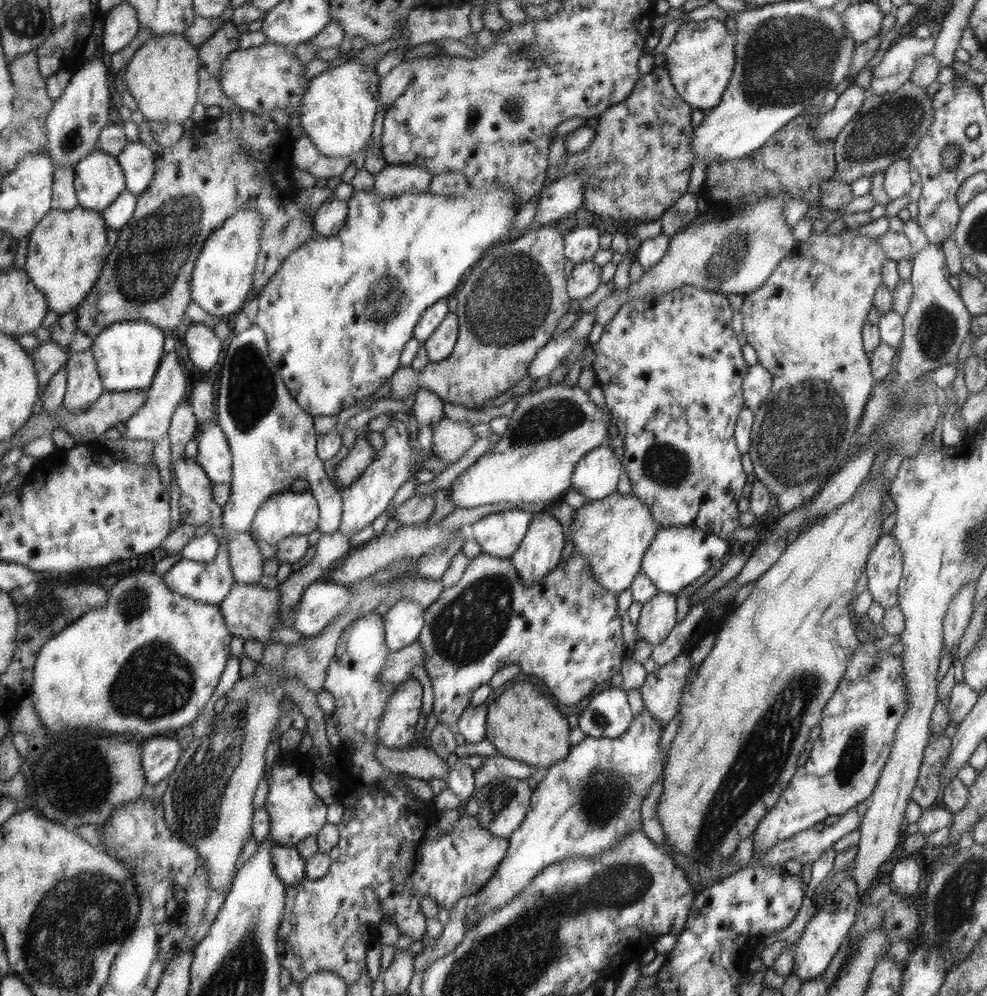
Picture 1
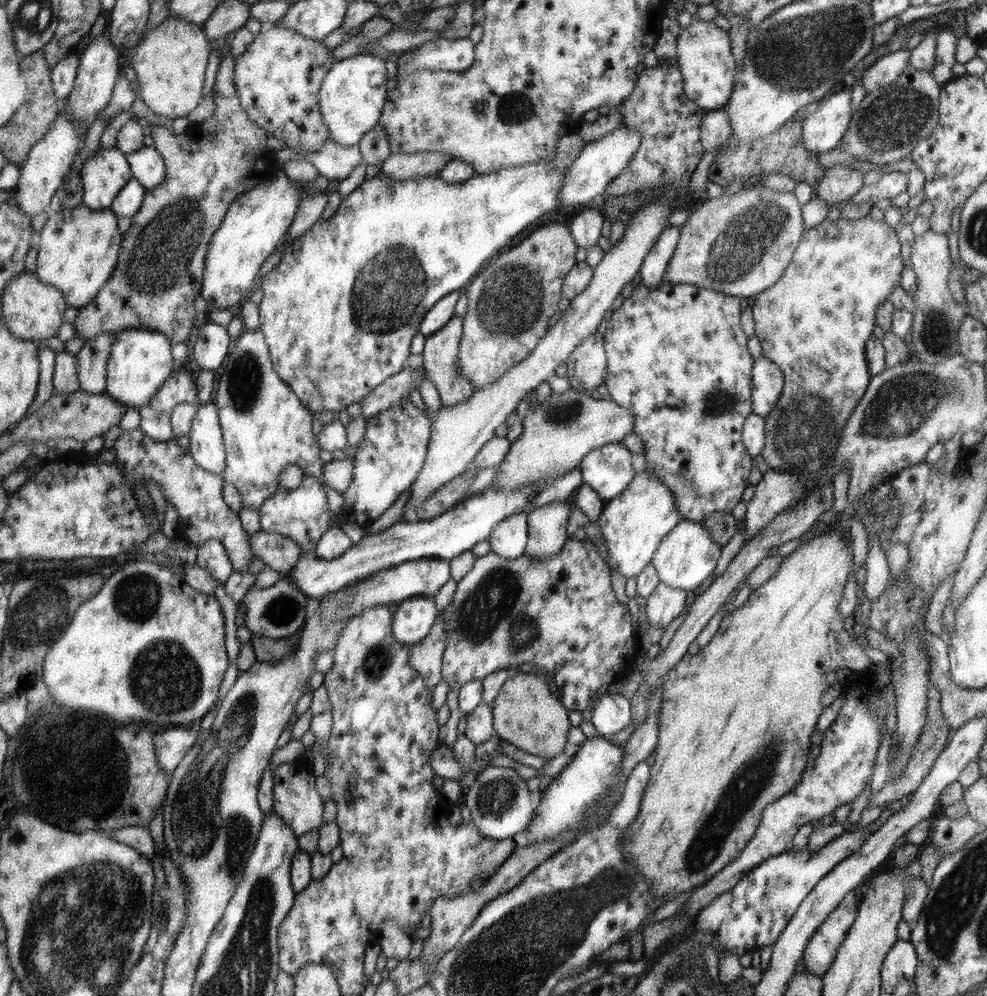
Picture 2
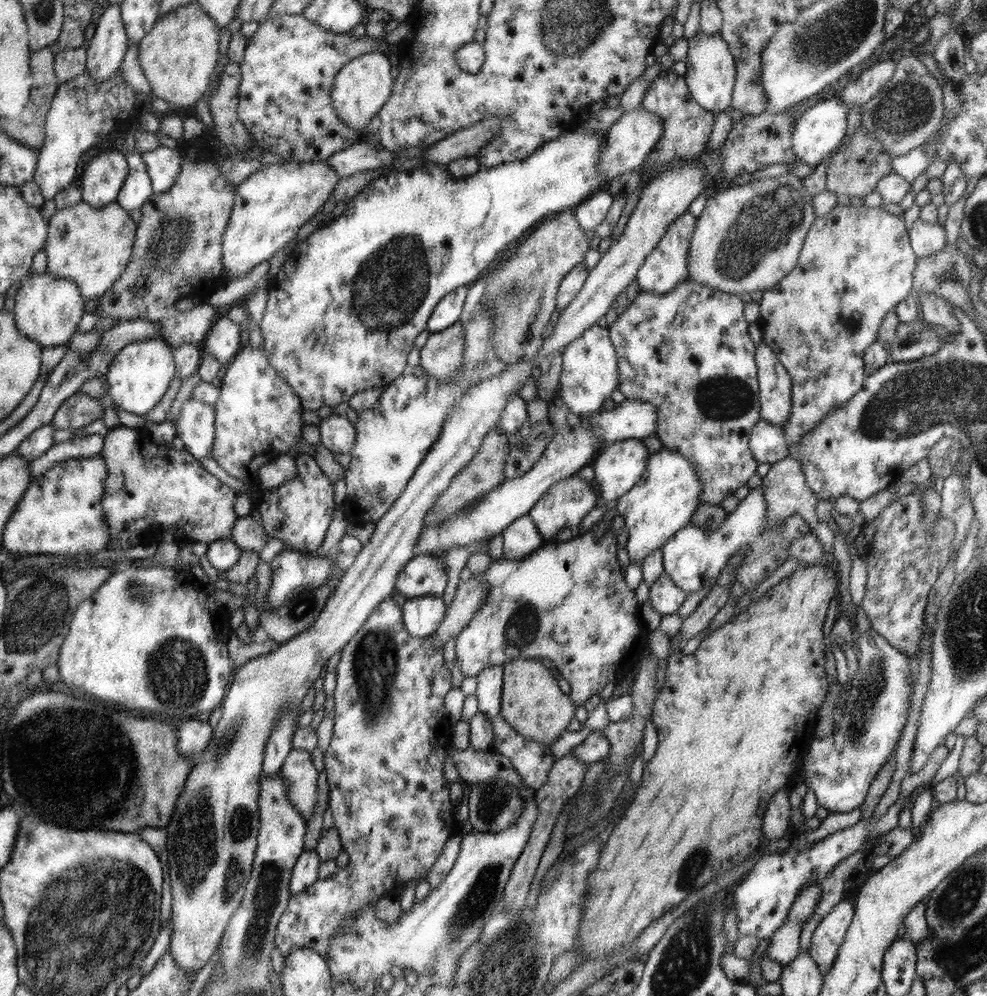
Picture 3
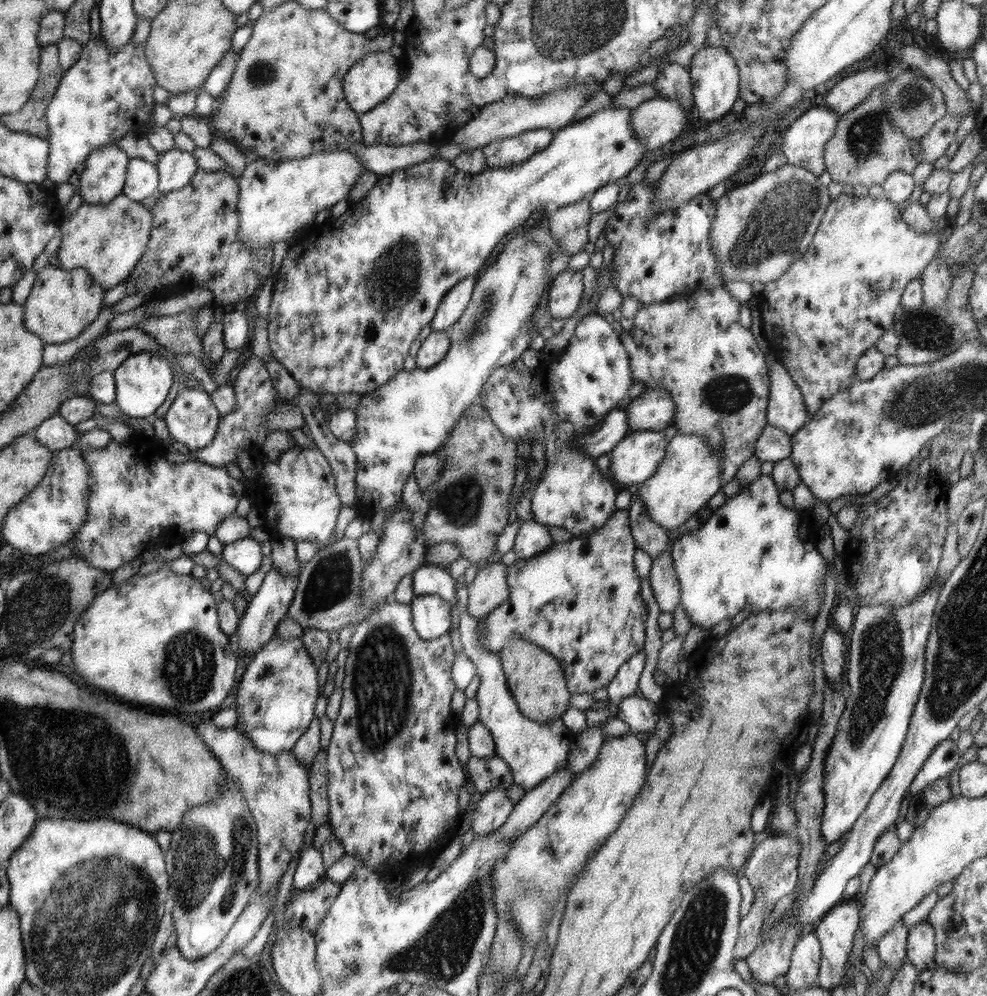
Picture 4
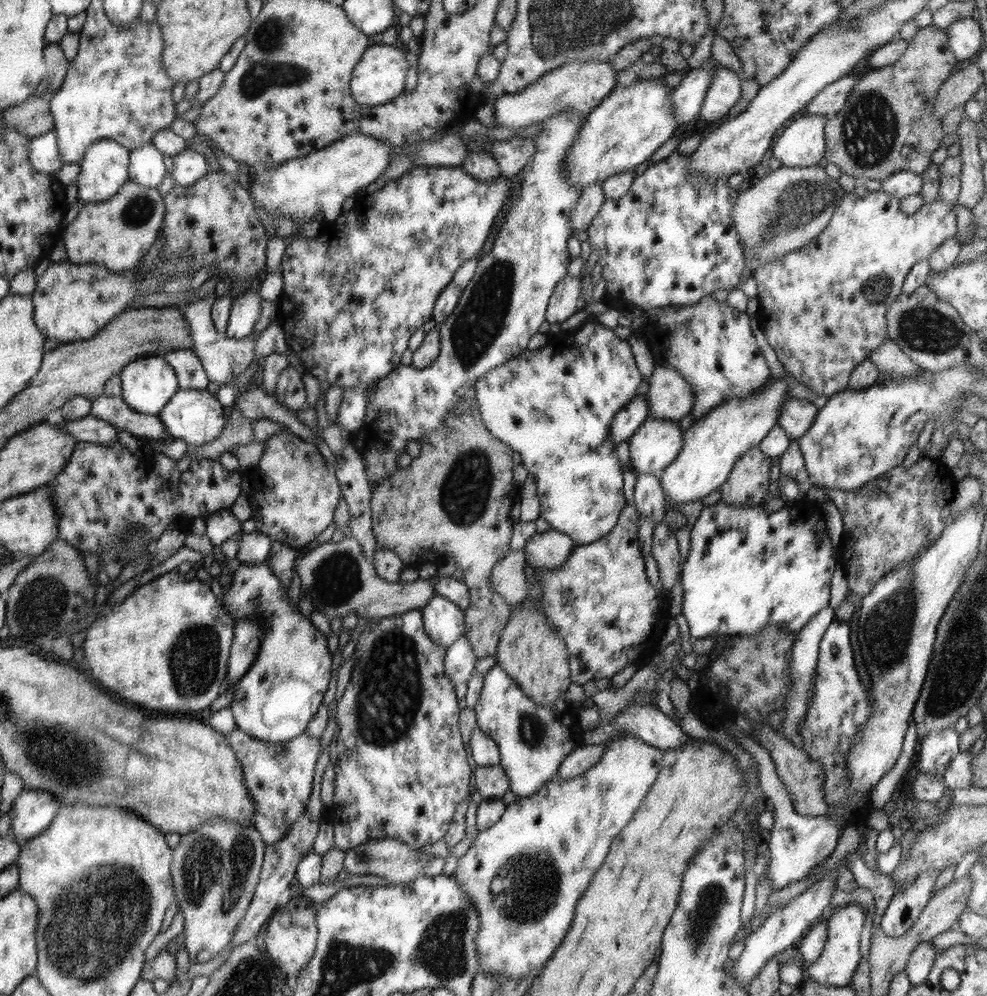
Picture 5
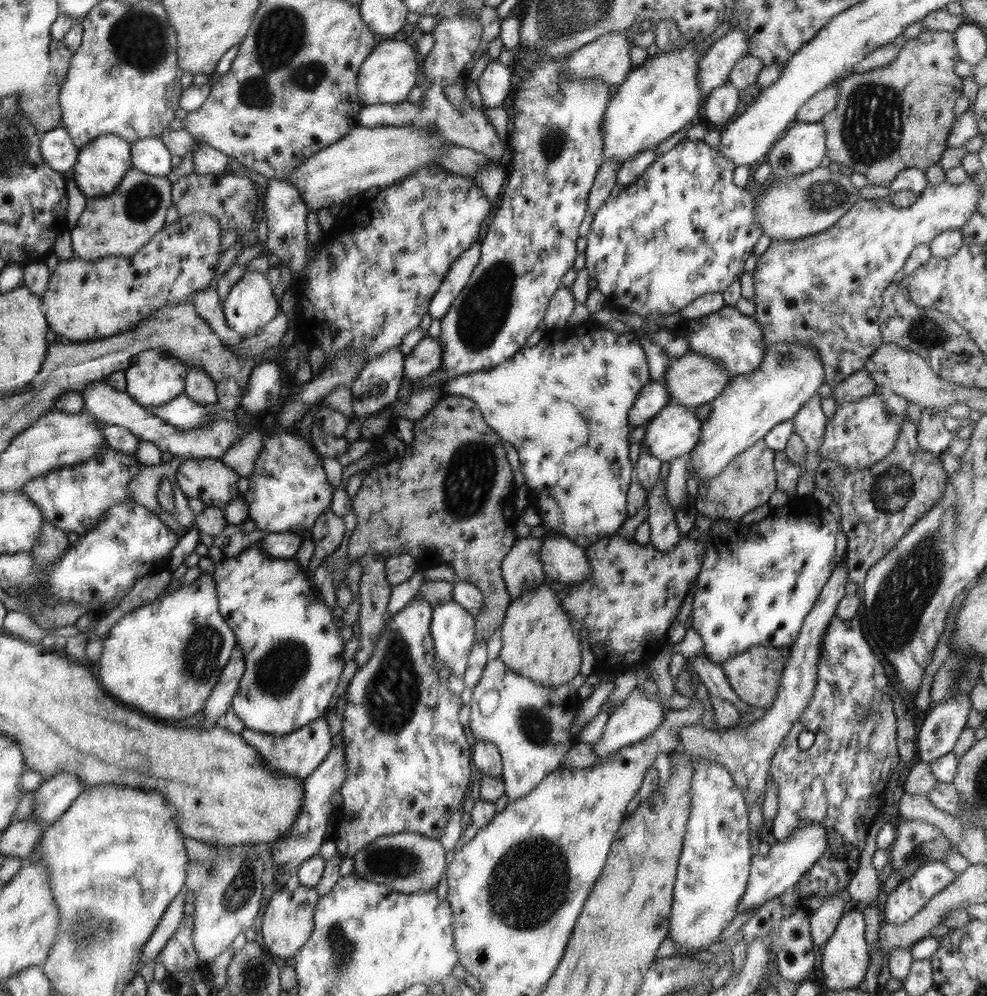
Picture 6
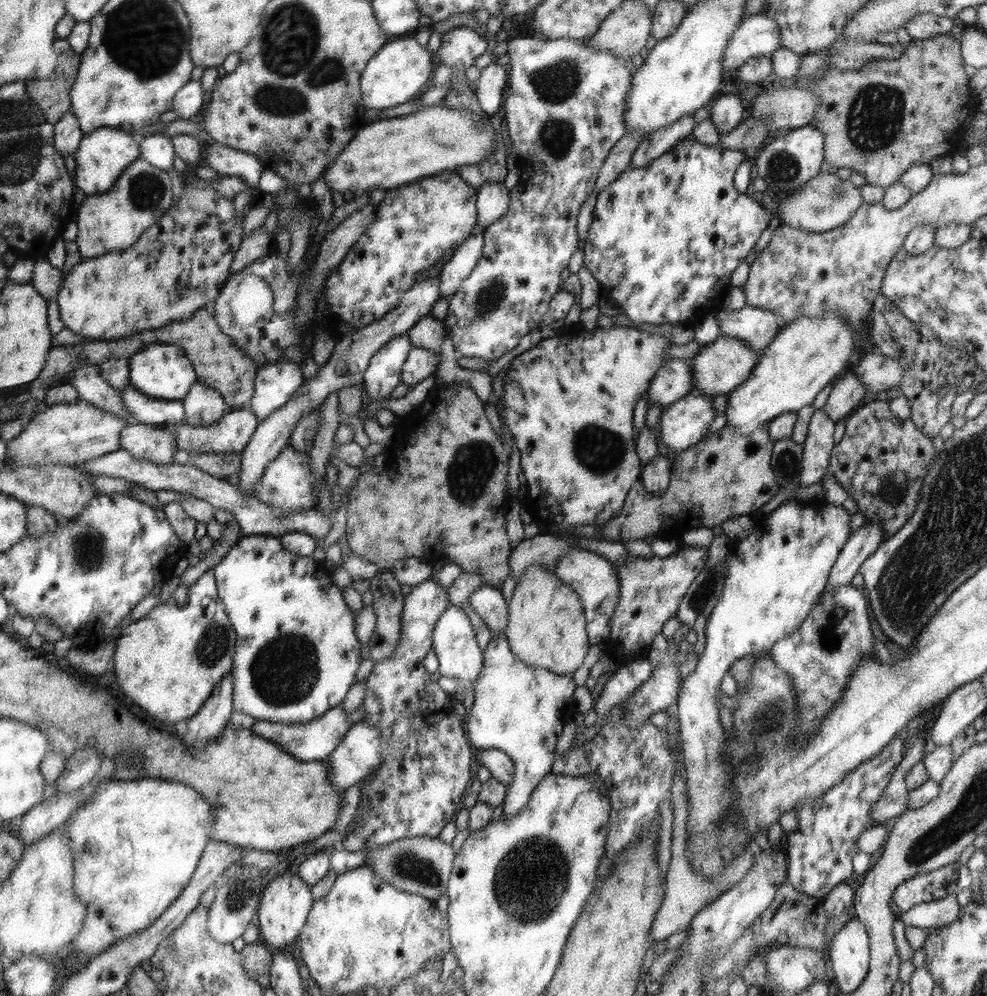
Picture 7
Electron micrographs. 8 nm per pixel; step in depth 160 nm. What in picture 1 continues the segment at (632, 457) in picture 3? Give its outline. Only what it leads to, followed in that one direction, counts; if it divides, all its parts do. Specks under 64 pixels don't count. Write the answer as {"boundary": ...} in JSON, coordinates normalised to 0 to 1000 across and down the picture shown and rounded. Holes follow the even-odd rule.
{"boundary":[[[615,448],[596,454],[583,470],[578,492],[586,493],[596,504],[611,502],[624,495],[632,472],[624,457]]]}

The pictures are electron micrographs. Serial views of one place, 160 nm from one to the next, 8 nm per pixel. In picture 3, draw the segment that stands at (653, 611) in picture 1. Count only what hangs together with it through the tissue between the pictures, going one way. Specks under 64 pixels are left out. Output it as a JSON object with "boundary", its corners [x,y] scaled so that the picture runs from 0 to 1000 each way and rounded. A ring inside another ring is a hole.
{"boundary":[[[670,576],[667,582],[658,588],[658,601],[665,614],[686,616],[687,611],[695,602],[696,594],[687,590],[676,576]]]}

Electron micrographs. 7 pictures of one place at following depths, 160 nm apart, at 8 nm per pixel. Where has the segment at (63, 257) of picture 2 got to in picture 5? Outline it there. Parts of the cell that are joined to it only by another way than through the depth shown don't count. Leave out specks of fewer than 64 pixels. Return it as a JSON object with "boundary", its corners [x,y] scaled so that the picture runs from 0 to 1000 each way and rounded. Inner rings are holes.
{"boundary":[[[131,180],[112,200],[86,204],[77,220],[65,228],[67,261],[75,265],[105,266],[112,273],[134,271],[158,243],[168,219],[166,213],[168,204],[159,189],[148,189]]]}

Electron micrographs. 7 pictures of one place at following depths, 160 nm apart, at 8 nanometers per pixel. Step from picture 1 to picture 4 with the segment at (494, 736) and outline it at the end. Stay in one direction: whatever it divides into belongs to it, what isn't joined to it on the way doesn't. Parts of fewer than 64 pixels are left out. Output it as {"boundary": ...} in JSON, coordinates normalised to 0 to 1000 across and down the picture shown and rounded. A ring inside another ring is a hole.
{"boundary":[[[523,641],[514,646],[514,649],[505,655],[505,659],[509,663],[514,687],[521,697],[523,705],[526,705],[526,711],[531,718],[551,727],[561,722],[567,722],[578,712],[575,709],[578,691],[567,673],[565,660],[559,659],[545,647],[539,647],[530,641]]]}

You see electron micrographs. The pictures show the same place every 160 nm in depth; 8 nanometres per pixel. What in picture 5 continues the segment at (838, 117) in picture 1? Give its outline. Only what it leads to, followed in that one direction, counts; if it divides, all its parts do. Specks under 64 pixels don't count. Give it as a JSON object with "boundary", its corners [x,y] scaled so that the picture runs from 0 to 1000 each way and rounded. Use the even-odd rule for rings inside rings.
{"boundary":[[[815,115],[794,130],[781,144],[781,155],[795,168],[823,168],[836,155],[835,115]]]}

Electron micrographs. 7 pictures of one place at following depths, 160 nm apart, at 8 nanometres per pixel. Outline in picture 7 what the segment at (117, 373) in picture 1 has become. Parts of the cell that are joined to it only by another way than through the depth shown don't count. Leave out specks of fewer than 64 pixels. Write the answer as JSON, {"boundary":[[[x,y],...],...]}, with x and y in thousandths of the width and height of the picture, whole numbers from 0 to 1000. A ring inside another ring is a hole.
{"boundary":[[[150,345],[131,359],[131,384],[146,398],[162,402],[184,403],[195,387],[202,382],[194,361],[178,345]]]}

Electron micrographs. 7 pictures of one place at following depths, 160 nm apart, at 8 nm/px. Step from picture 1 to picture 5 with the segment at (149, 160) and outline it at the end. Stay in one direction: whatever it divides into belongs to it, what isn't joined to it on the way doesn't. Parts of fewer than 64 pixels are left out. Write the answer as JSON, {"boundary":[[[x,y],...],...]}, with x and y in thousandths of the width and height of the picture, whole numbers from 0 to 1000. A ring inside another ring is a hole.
{"boundary":[[[188,149],[175,157],[176,169],[171,176],[180,187],[193,187],[203,181],[211,172],[212,167],[207,155]]]}

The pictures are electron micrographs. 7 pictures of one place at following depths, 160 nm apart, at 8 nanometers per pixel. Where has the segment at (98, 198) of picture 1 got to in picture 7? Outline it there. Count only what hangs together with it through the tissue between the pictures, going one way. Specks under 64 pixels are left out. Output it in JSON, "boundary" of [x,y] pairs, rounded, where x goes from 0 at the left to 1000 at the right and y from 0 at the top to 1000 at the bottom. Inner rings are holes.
{"boundary":[[[103,128],[83,138],[81,147],[76,155],[77,185],[88,196],[100,196],[112,191],[113,186],[127,172],[127,169],[138,160],[142,159],[143,151],[140,151],[140,143],[120,129]]]}

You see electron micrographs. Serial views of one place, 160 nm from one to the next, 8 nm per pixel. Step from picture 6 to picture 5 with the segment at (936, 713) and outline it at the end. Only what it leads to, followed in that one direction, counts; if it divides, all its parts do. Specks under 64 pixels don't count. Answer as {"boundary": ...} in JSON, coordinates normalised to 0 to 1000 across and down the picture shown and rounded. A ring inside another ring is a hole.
{"boundary":[[[961,729],[950,735],[943,735],[932,746],[930,773],[936,777],[949,777],[954,780],[963,764],[974,754],[969,732]]]}

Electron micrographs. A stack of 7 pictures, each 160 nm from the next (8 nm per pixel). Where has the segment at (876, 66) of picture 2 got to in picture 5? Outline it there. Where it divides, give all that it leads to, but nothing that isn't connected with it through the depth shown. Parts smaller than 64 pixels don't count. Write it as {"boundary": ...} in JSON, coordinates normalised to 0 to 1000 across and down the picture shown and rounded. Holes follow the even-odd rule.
{"boundary":[[[864,73],[844,84],[837,86],[817,106],[819,115],[835,115],[843,117],[853,110],[859,100],[859,95],[867,87],[869,77]]]}

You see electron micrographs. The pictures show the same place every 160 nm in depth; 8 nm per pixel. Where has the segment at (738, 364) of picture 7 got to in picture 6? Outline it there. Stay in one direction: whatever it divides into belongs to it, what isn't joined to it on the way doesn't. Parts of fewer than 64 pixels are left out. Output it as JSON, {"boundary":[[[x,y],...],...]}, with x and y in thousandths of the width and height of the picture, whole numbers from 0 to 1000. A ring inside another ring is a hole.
{"boundary":[[[695,354],[689,359],[680,359],[676,365],[672,381],[678,394],[678,406],[688,406],[693,410],[705,411],[706,408],[718,406],[742,383],[744,378],[733,369],[733,365],[724,363],[722,359],[713,359],[708,355]]]}

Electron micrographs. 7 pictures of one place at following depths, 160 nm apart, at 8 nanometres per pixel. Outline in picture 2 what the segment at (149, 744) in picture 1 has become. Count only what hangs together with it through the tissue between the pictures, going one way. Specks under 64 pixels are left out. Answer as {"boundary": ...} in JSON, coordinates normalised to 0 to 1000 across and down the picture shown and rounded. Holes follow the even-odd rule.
{"boundary":[[[184,728],[158,736],[159,762],[165,774],[173,777],[204,739],[205,736],[198,736],[193,729]]]}

